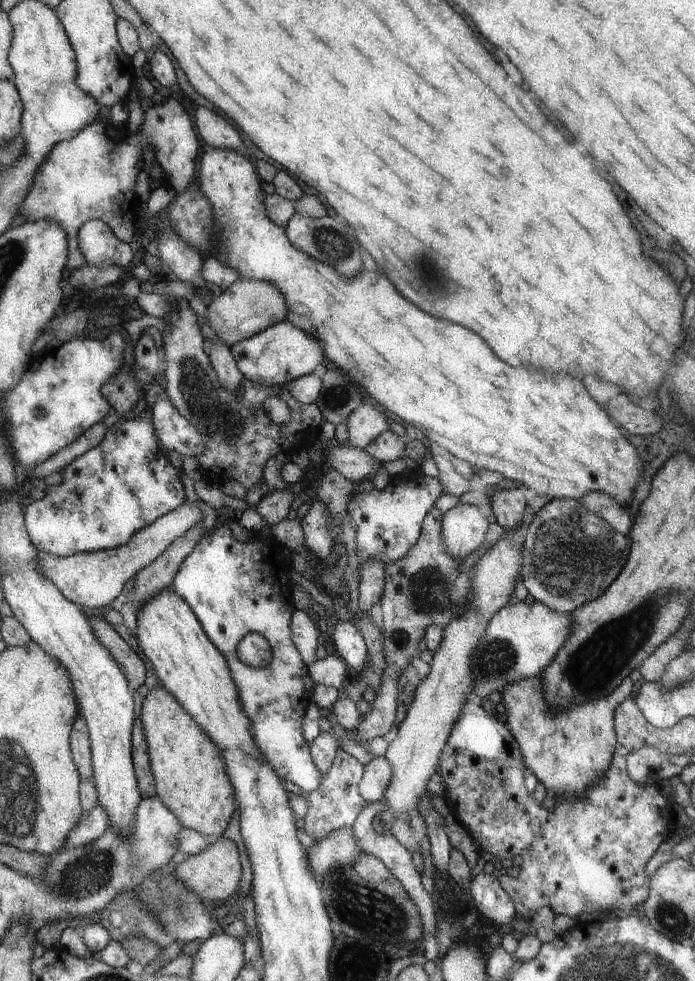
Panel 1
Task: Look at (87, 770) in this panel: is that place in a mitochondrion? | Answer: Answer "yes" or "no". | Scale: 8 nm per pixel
no

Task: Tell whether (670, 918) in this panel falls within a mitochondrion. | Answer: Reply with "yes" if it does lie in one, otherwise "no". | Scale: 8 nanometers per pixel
yes

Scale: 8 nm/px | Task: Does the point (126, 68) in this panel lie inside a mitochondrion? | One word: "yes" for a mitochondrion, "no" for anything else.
no

